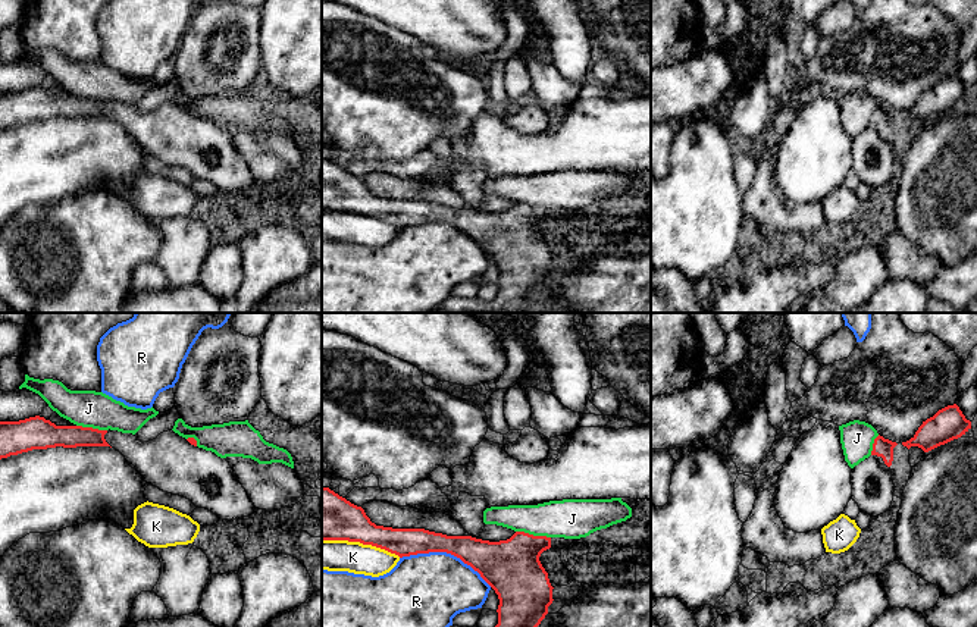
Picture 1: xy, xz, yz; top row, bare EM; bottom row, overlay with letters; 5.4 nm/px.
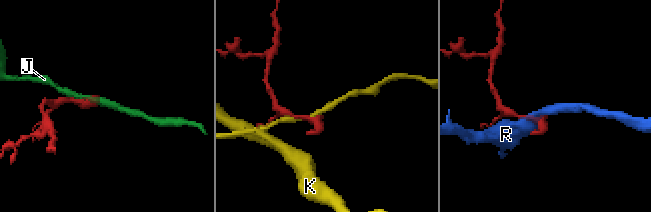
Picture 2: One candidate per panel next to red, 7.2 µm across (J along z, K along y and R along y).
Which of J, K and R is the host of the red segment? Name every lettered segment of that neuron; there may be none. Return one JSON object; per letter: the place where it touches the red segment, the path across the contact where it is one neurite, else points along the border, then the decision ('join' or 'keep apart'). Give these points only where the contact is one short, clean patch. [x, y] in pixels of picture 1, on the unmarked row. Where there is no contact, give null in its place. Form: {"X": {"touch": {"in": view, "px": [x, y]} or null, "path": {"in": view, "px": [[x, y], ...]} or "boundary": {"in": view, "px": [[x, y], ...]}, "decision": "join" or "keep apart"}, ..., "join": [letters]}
{"J": {"touch": {"in": "xz", "px": [532, 206]}, "decision": "keep apart"}, "K": {"touch": {"in": "xz", "px": [362, 213]}, "decision": "keep apart"}, "R": {"touch": {"in": "xz", "px": [445, 222]}, "decision": "keep apart"}, "join": []}

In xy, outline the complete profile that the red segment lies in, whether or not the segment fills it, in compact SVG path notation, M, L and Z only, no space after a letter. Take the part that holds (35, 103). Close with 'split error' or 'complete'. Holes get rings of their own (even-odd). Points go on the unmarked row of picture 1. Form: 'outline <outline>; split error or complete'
outline M35 87L19 93L0 93L0 131L32 120L110 117L98 101L82 97L56 97Z; complete

